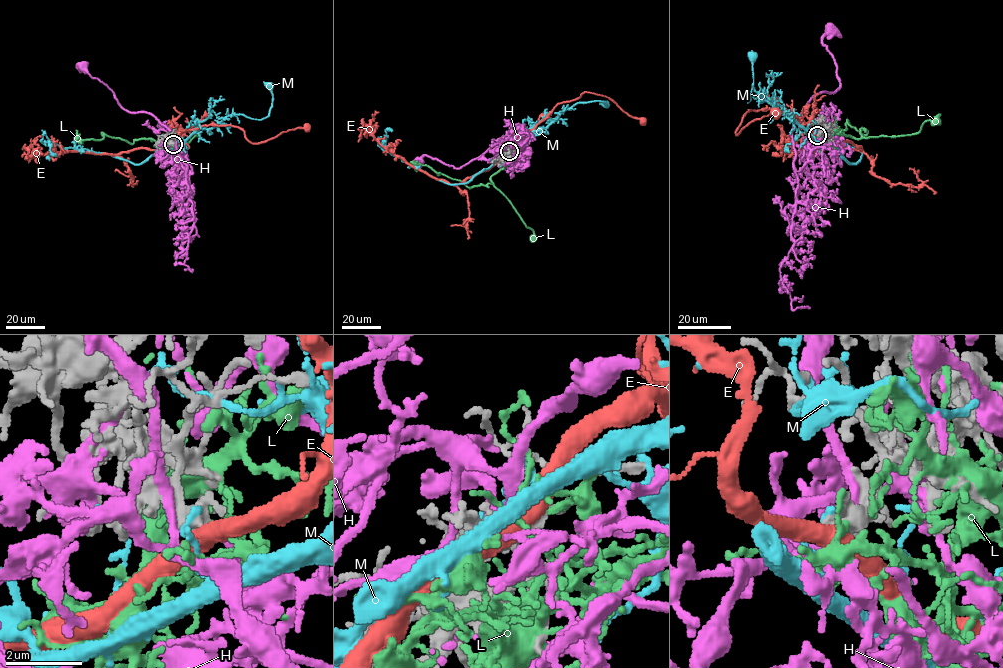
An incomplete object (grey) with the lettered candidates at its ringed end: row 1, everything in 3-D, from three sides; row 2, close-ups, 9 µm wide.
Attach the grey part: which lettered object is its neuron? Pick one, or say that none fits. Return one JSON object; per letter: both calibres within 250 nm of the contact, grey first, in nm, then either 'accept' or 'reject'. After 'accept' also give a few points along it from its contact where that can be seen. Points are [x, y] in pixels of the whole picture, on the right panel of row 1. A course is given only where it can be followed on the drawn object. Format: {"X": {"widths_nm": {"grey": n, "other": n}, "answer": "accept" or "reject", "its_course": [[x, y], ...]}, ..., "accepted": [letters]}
{"E": {"widths_nm": {"grey": 400, "other": 460}, "answer": "reject"}, "H": {"widths_nm": {"grey": 380, "other": 260}, "answer": "reject"}, "L": {"widths_nm": {"grey": 600, "other": 90}, "answer": "reject"}, "M": {"widths_nm": {"grey": 360, "other": 160}, "answer": "reject"}, "accepted": []}

